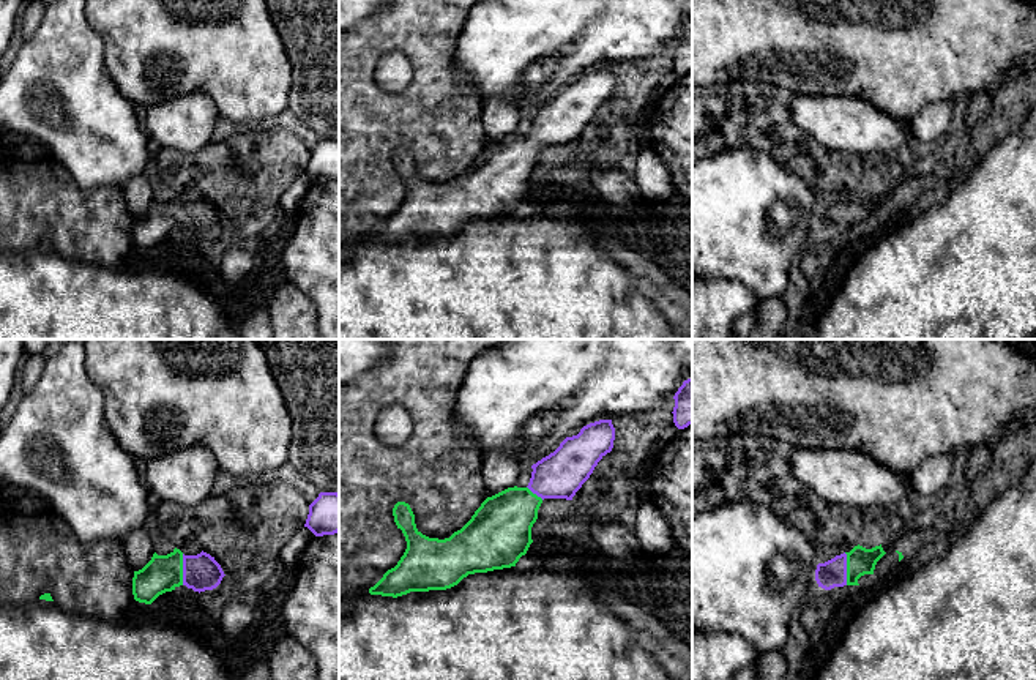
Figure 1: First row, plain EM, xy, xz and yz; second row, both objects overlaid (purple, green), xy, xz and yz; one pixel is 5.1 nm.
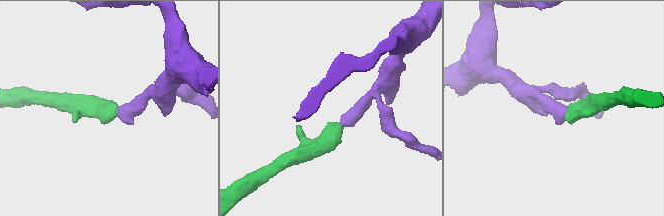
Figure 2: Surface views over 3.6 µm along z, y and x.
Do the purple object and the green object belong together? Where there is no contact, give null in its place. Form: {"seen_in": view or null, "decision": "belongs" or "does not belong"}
{"seen_in": "yz", "decision": "belongs"}

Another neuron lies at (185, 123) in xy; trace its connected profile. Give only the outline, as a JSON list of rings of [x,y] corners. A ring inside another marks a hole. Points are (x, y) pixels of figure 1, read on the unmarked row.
[[[191,93],[150,106],[143,129],[158,148],[192,153],[211,140],[218,117],[210,98]]]

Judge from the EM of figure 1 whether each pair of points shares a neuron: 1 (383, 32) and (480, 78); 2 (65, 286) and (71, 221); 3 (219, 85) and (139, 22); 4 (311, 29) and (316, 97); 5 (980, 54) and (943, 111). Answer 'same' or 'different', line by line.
1: different
2: different
3: same
4: same
5: different

